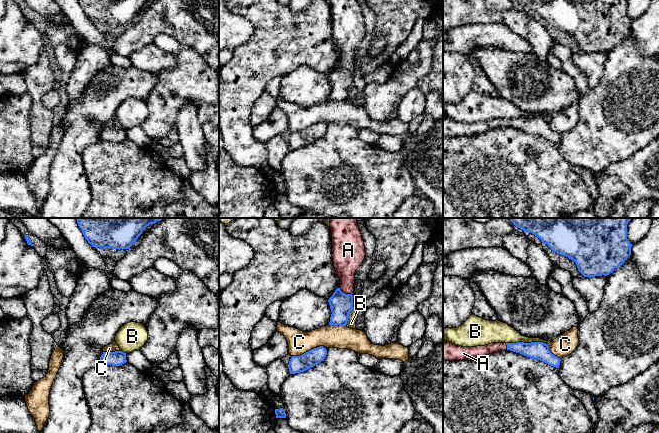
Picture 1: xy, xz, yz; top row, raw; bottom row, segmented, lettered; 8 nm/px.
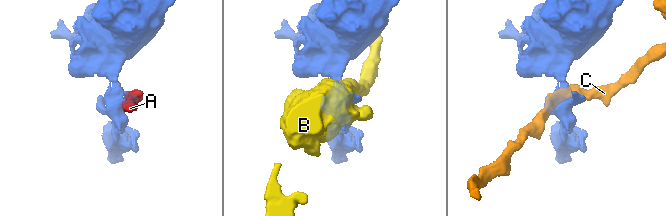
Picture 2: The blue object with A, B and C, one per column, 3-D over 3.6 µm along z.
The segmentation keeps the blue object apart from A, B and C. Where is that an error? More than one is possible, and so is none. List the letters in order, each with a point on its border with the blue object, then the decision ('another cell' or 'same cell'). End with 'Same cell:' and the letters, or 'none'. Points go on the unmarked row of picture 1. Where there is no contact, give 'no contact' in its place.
A: contact xz (344, 69); same cell
B: contact yz (525, 119); another cell
C: contact xz (304, 129); another cell
Same cell: A

